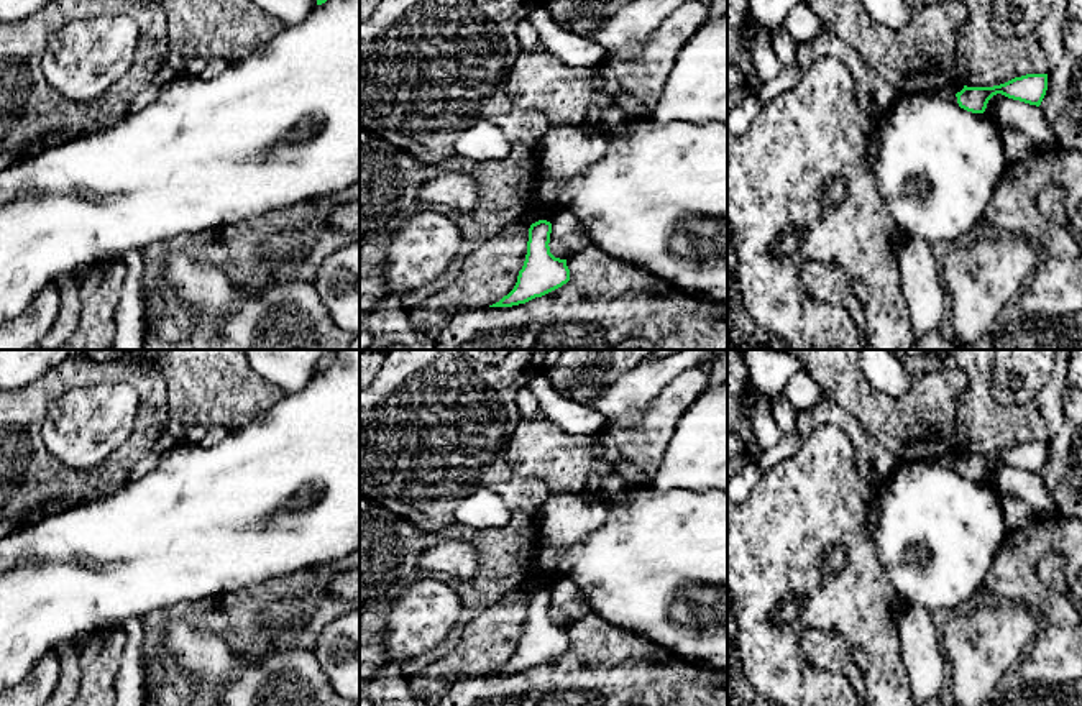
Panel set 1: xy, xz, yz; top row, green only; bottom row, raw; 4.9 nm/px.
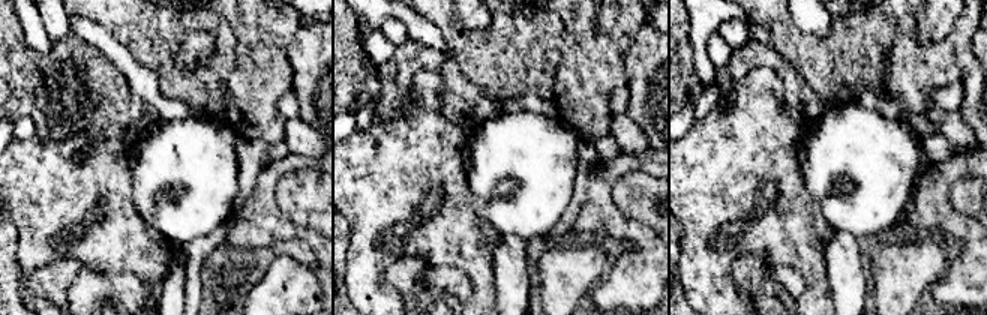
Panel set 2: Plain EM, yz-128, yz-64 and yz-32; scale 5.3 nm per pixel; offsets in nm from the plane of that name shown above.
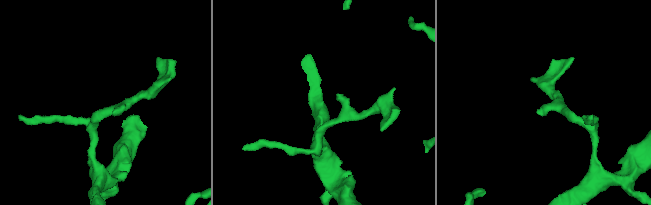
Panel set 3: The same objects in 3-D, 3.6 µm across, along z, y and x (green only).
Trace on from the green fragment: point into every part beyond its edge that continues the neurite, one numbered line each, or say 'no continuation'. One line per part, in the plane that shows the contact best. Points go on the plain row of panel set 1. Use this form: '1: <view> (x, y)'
1: yz (948, 457)

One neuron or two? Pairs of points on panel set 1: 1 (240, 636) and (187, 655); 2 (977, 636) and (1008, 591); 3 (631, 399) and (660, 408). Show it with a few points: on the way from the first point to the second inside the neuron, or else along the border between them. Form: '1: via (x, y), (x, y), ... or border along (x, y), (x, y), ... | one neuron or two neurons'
1: border along (212, 628), (237, 654), (247, 659), (258, 659) | two neurons
2: border along (1000, 603), (1022, 603), (1028, 608) | two neurons
3: border along (673, 376), (632, 426), (614, 426) | two neurons

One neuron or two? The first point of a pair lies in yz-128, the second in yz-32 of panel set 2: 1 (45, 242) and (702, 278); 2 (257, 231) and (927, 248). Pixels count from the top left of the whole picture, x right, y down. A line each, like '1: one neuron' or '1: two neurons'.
1: one neuron
2: two neurons

